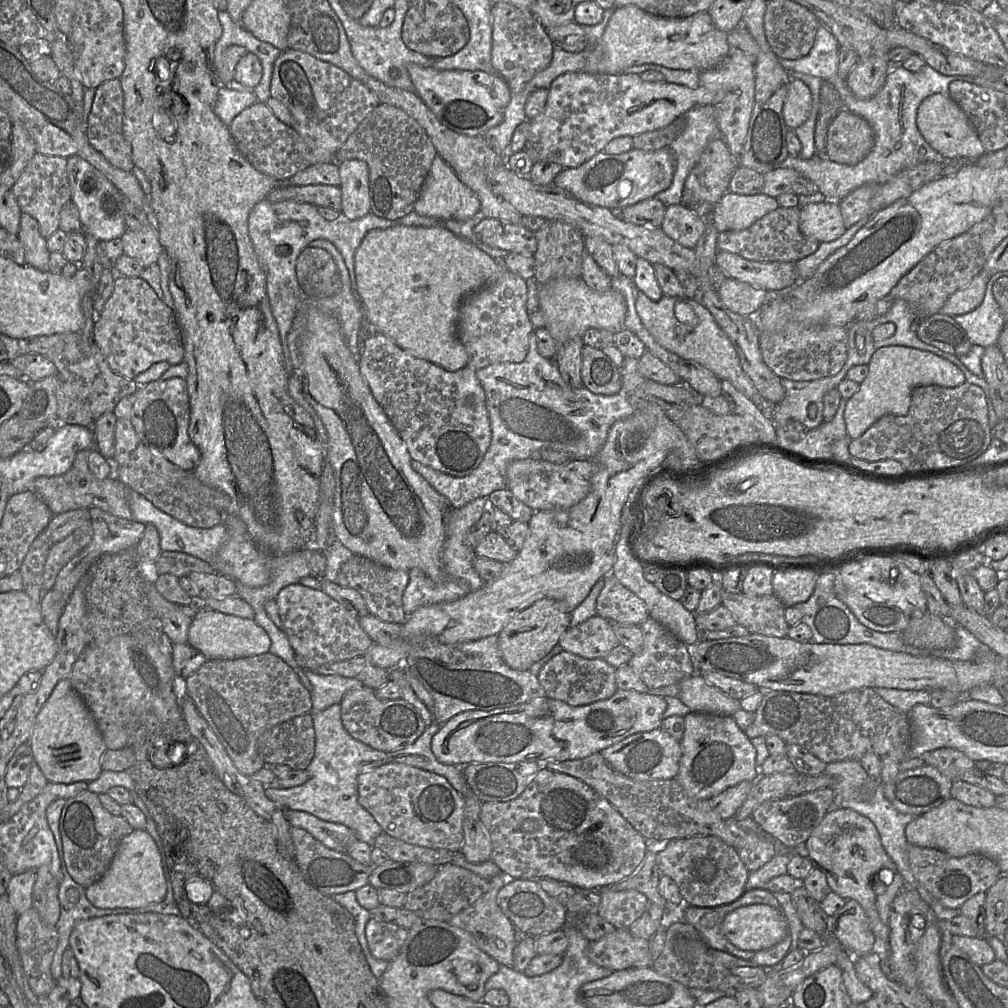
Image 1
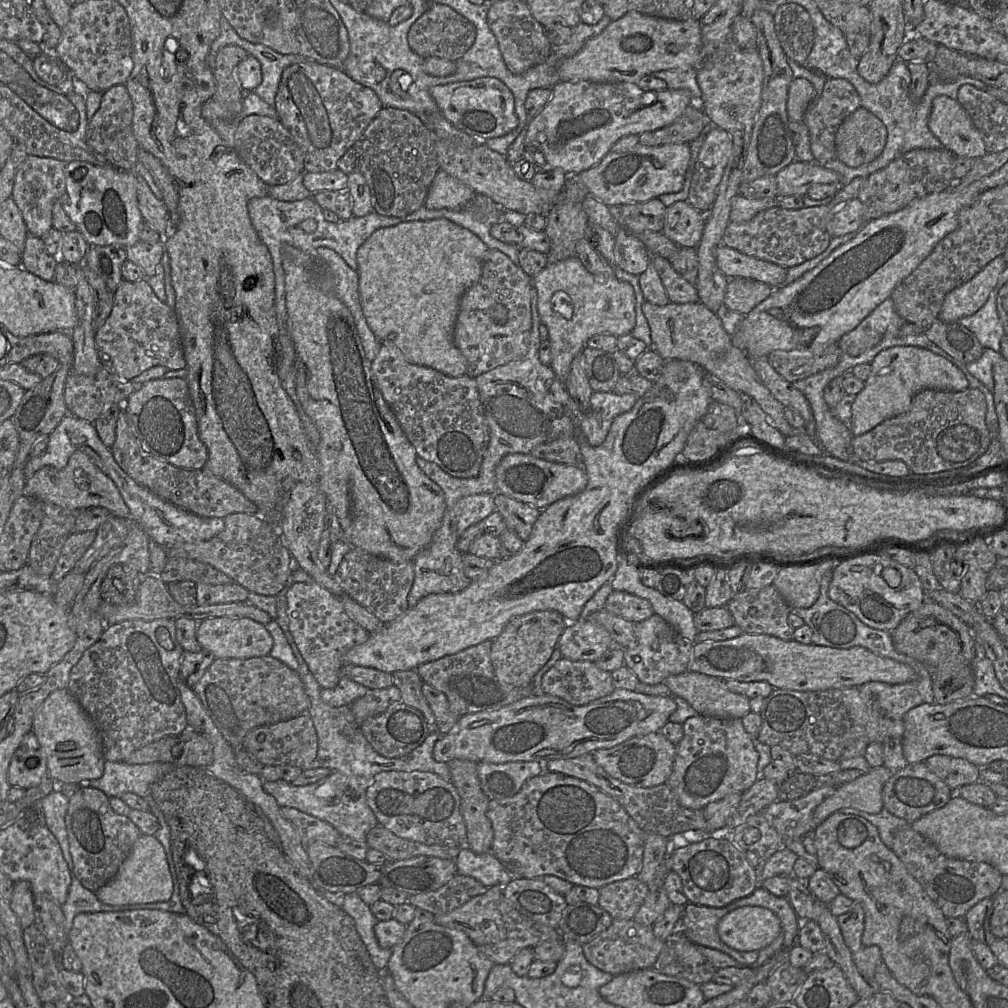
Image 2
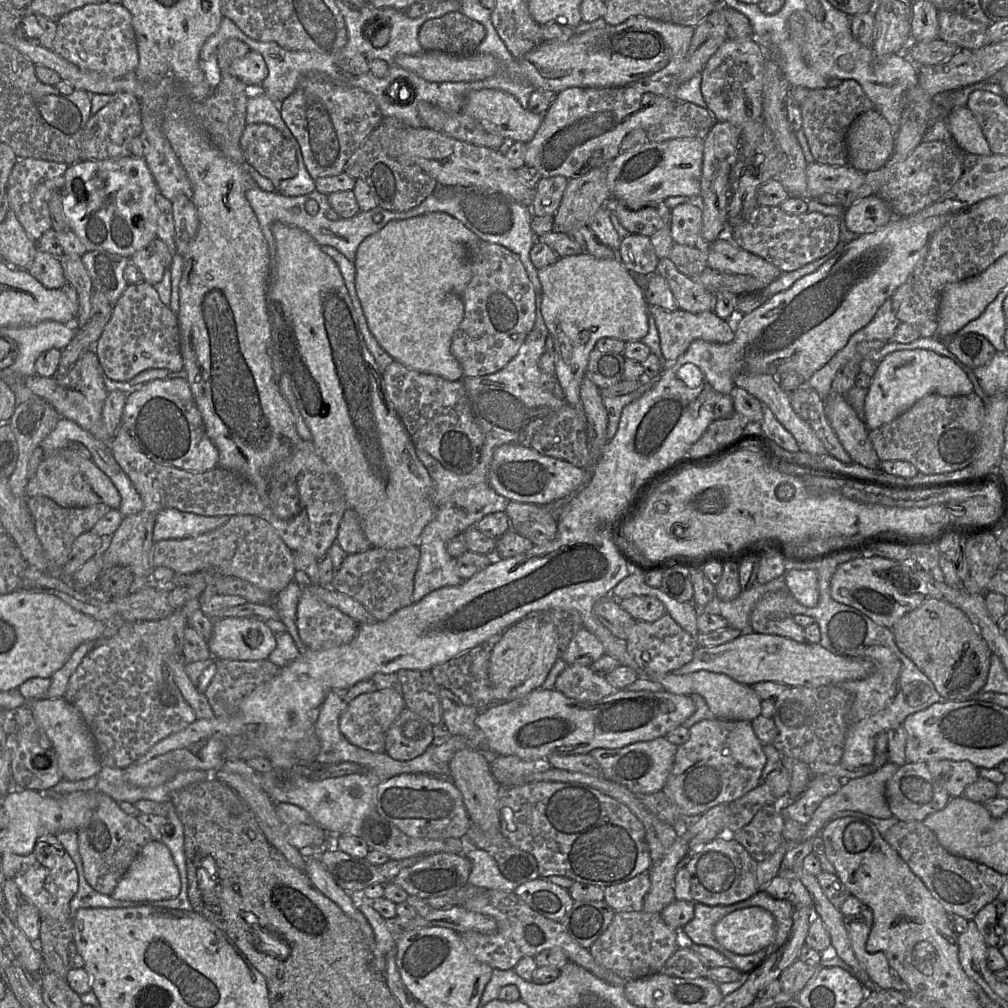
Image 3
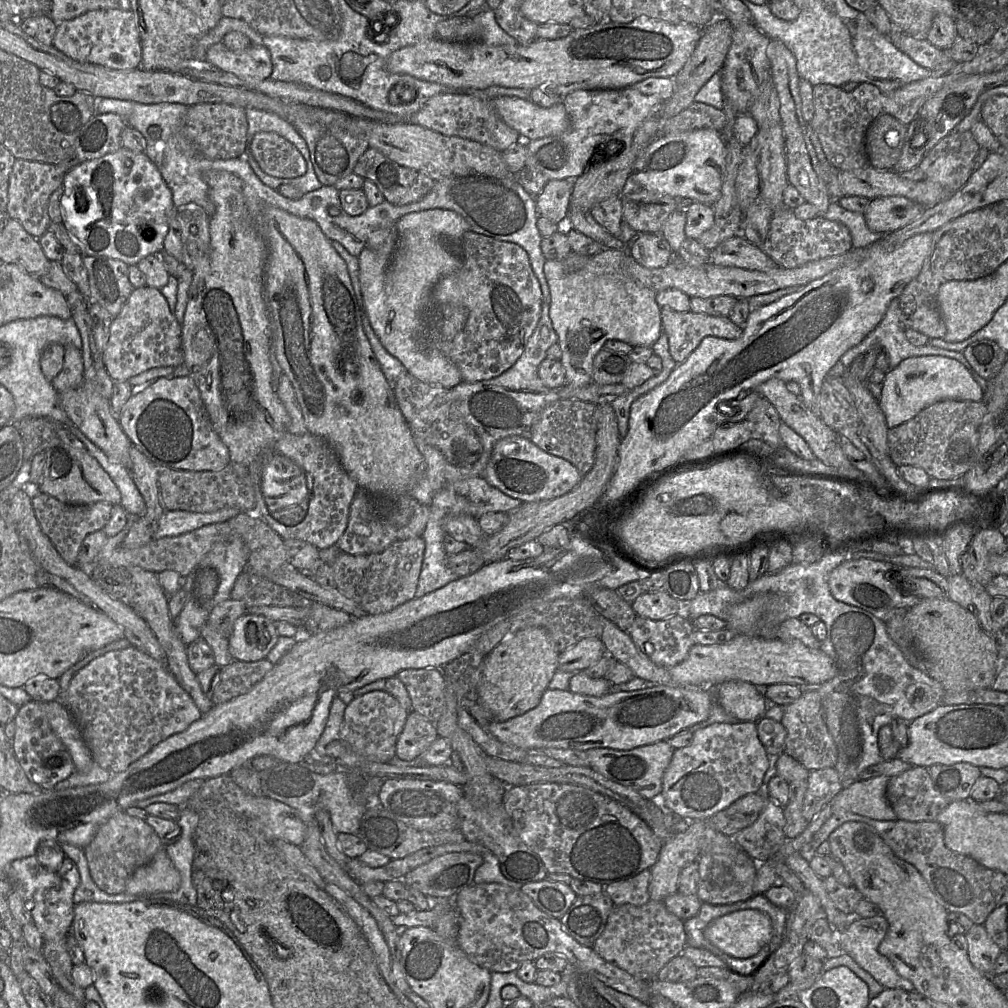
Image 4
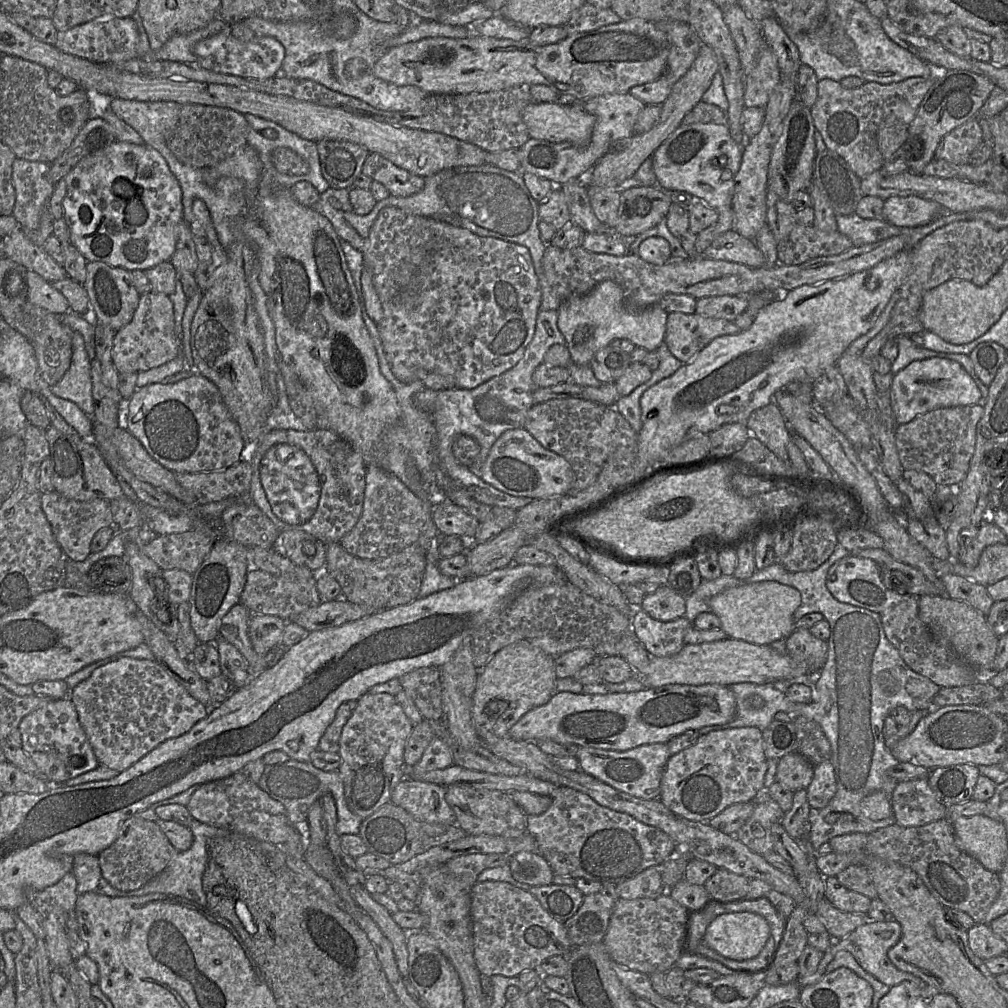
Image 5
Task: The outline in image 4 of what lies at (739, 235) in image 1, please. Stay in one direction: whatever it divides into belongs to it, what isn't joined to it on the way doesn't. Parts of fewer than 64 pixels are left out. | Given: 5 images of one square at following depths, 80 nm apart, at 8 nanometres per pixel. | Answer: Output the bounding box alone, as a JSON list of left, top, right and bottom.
[760,208,852,268]

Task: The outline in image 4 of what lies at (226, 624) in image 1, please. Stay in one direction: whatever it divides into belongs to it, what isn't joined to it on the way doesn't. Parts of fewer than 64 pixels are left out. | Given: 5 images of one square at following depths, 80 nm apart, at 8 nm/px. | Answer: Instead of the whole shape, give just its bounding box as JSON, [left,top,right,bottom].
[228,614,279,662]

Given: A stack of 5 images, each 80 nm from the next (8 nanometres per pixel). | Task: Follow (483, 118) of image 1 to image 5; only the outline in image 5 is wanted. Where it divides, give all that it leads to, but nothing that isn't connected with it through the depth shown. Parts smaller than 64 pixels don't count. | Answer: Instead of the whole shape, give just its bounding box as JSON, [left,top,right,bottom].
[522,100,596,147]

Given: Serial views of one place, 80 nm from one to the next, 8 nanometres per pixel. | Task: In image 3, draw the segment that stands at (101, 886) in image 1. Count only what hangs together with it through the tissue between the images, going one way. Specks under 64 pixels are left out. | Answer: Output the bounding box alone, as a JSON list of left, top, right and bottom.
[111,840,181,901]

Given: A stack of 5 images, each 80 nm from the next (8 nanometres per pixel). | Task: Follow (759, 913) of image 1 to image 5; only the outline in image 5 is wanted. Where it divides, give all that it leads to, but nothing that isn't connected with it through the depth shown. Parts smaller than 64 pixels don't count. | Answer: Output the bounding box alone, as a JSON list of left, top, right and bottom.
[705,912,771,960]

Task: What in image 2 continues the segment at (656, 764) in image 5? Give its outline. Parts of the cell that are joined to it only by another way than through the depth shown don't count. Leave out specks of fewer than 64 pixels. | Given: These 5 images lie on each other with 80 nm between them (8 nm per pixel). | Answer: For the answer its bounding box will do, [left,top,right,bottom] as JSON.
[591,731,676,787]

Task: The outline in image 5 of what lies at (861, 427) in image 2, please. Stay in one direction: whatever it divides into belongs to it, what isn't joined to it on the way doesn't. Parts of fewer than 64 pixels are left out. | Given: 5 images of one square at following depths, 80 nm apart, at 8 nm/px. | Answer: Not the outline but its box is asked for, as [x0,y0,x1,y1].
[889,357,982,425]

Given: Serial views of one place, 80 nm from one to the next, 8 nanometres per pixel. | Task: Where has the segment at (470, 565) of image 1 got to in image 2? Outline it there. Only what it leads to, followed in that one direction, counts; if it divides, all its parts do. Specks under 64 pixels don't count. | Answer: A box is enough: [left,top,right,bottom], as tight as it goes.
[407,493,495,607]

